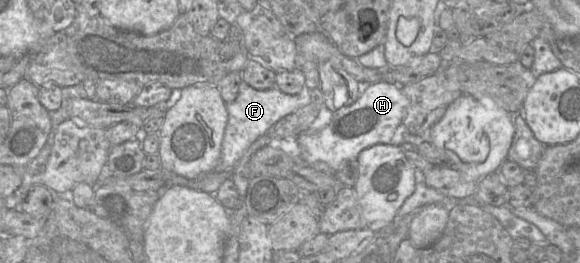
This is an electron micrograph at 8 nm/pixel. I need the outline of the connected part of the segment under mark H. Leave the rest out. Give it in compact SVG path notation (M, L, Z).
M386 81L371 83L367 89L349 106L337 110L330 123L320 131L306 131L297 136L301 158L309 165L323 161L337 171L344 161L357 160L359 153L375 144L389 144L396 128L402 123L407 107L407 98L399 85Z

